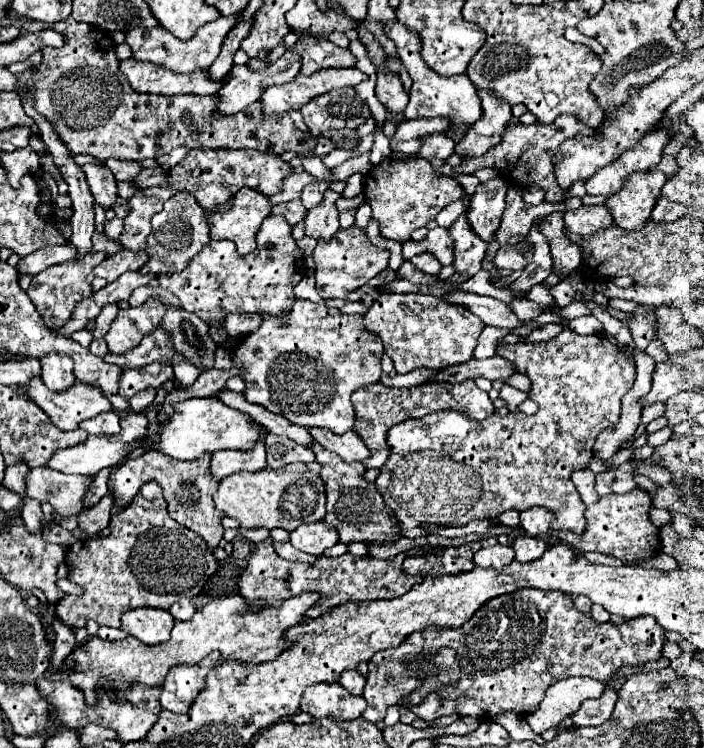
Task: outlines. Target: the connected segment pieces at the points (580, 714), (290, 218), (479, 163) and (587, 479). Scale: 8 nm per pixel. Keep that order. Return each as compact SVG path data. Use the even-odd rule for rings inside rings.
M609 685L605 687L603 695L597 697L597 699L587 699L581 703L579 711L573 715L573 723L577 727L585 727L585 725L603 725L609 717L611 717L611 711L615 707L615 699L617 699L617 693L615 689Z
M287 201L287 203L281 203L281 205L273 205L271 207L271 215L283 215L287 219L289 225L295 225L299 221L303 221L305 217L305 207L301 205L301 201Z
M559 115L553 123L533 123L533 125L521 125L521 123L509 123L505 129L505 135L501 143L497 143L481 158L462 157L462 164L456 169L459 174L473 175L481 168L497 169L501 177L507 181L507 185L519 187L519 189L529 189L529 187L539 187L545 191L545 201L549 203L563 203L569 199L569 189L559 187L553 171L553 155L557 153L559 145L575 135L585 135L585 137L595 137L597 129L587 127L573 115Z
M581 469L581 471L575 471L571 475L571 481L575 483L579 495L581 495L581 501L585 505L591 505L599 499L597 491L595 491L595 473L591 469Z

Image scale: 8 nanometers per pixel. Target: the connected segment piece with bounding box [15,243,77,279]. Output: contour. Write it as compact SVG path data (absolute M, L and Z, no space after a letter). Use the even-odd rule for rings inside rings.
M65 245L65 247L43 247L27 257L23 257L19 263L17 263L17 277L21 279L23 275L29 275L29 277L35 277L37 273L41 273L43 269L47 267L53 267L53 265L59 265L59 263L67 263L67 261L75 261L75 251L73 251L73 245Z

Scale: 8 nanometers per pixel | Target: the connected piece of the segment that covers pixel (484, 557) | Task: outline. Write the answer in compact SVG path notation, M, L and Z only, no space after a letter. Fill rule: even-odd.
M493 545L487 549L479 549L473 555L473 563L477 567L491 567L491 569L503 569L515 559L511 545Z

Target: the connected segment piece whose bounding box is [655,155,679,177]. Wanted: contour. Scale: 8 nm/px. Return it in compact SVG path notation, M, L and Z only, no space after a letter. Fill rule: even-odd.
M663 155L663 159L661 159L661 163L655 167L657 171L663 171L667 177L671 177L671 175L675 175L675 171L677 171L677 161L675 161L675 157L671 157L671 155Z

